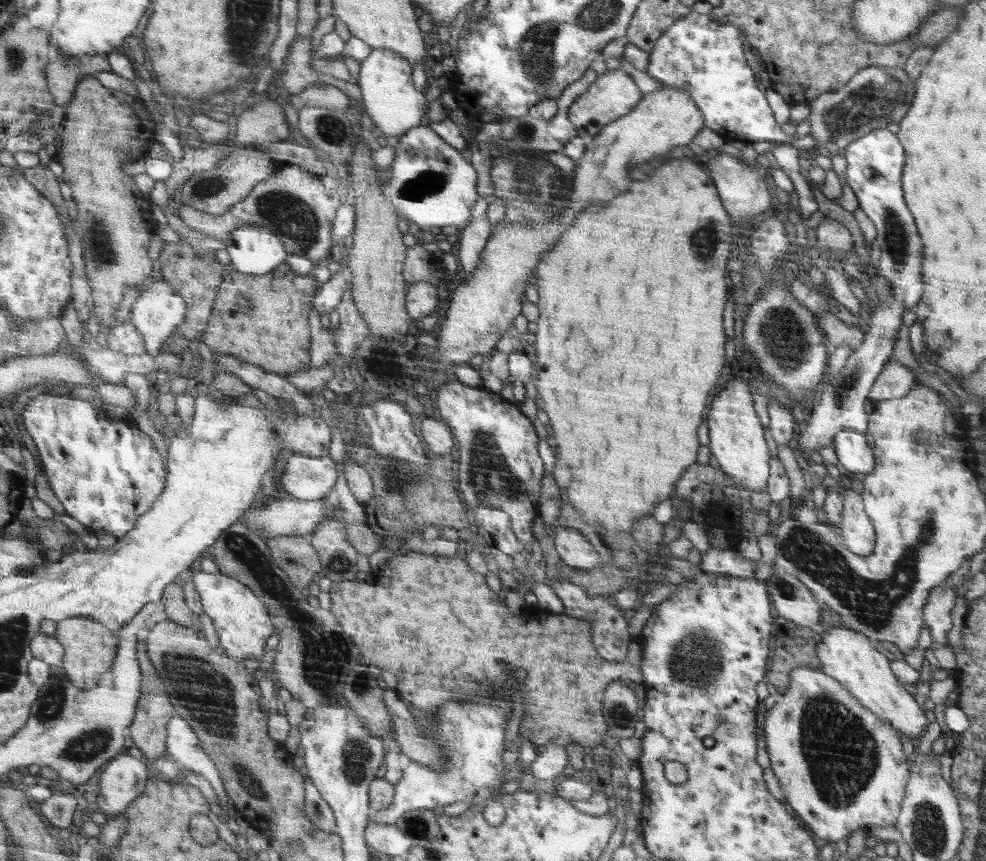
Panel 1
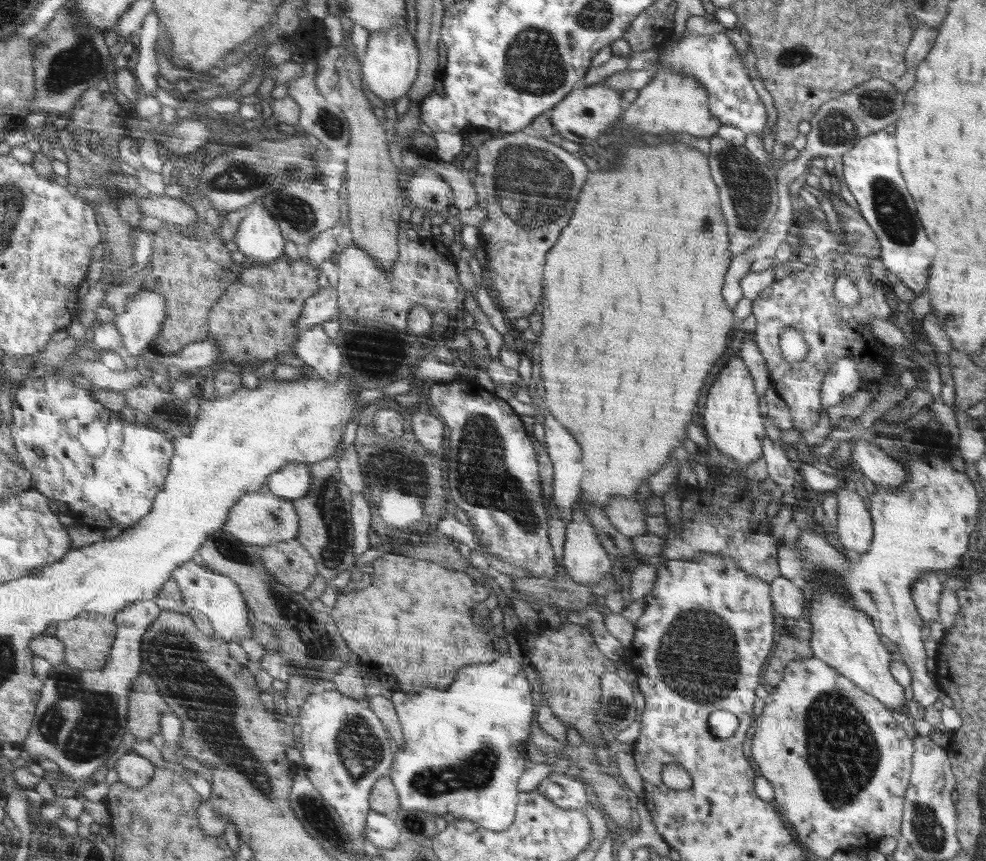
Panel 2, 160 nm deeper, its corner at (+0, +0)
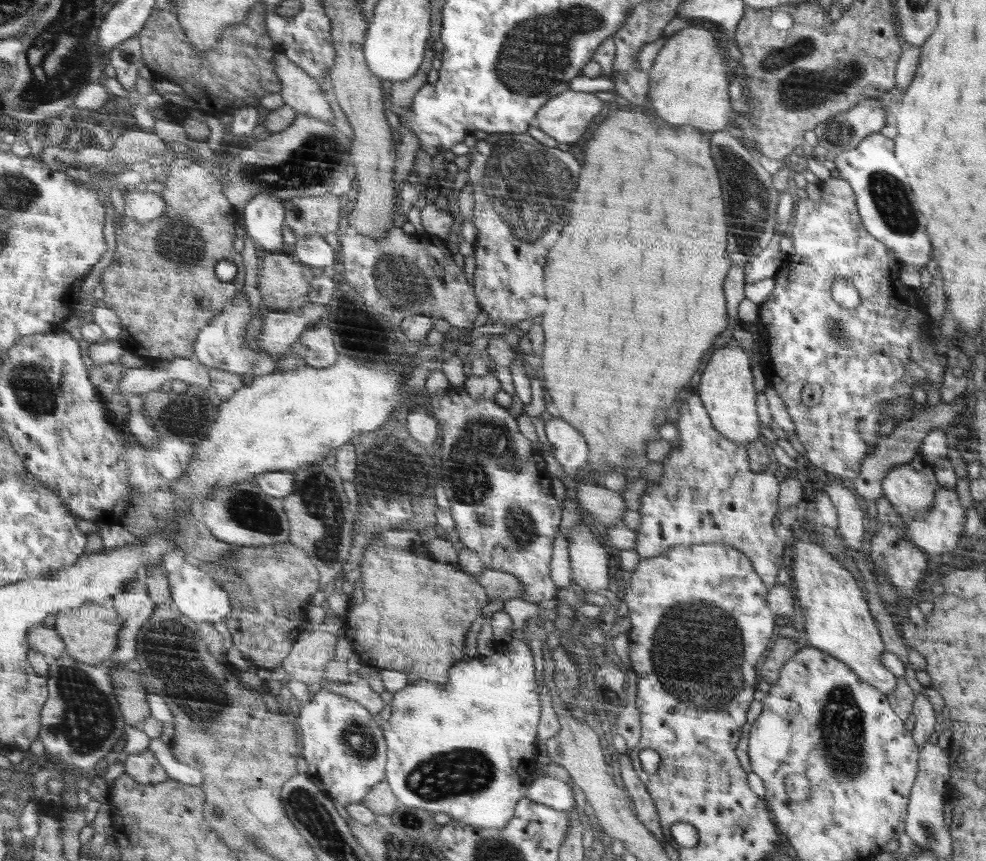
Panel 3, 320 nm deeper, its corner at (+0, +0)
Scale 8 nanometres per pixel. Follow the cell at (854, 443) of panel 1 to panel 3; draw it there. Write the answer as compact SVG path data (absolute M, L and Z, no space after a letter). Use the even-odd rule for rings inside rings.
M915 457L907 464L894 467L882 483L883 498L894 506L904 520L921 518L934 504L934 472L923 460Z

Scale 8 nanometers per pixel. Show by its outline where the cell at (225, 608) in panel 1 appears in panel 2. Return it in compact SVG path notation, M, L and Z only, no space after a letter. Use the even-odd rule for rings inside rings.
M192 559L180 565L174 571L173 577L179 582L184 607L188 608L190 613L206 614L217 636L225 641L235 642L239 642L241 638L251 637L253 628L251 628L251 620L248 617L251 612L248 610L242 589L231 577L218 574L203 564L194 563Z

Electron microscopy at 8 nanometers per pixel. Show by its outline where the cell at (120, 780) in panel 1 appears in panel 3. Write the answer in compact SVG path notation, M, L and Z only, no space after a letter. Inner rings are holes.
M151 749L131 754L126 762L126 772L142 784L160 784L171 779L166 767Z

